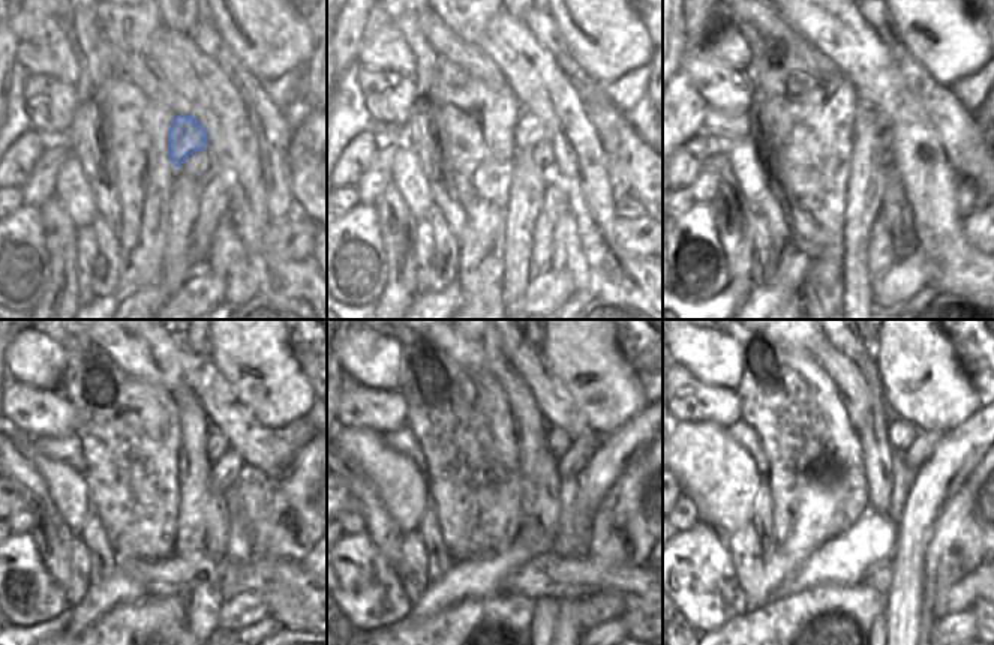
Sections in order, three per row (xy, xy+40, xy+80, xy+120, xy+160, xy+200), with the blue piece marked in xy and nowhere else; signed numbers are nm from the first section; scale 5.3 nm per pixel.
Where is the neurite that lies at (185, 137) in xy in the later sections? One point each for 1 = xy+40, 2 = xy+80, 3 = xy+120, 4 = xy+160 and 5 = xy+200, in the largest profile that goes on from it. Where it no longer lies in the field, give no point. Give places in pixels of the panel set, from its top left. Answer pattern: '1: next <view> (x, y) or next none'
1: next xy+40 (529, 129)
2: next xy+80 (880, 123)
3: next xy+120 (218, 444)
4: next xy+160 (558, 441)
5: next xy+200 (901, 432)

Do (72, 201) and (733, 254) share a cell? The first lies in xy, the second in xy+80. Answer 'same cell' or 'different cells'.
different cells

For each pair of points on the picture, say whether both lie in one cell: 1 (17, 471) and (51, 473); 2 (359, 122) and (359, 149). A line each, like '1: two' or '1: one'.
1: two
2: two

